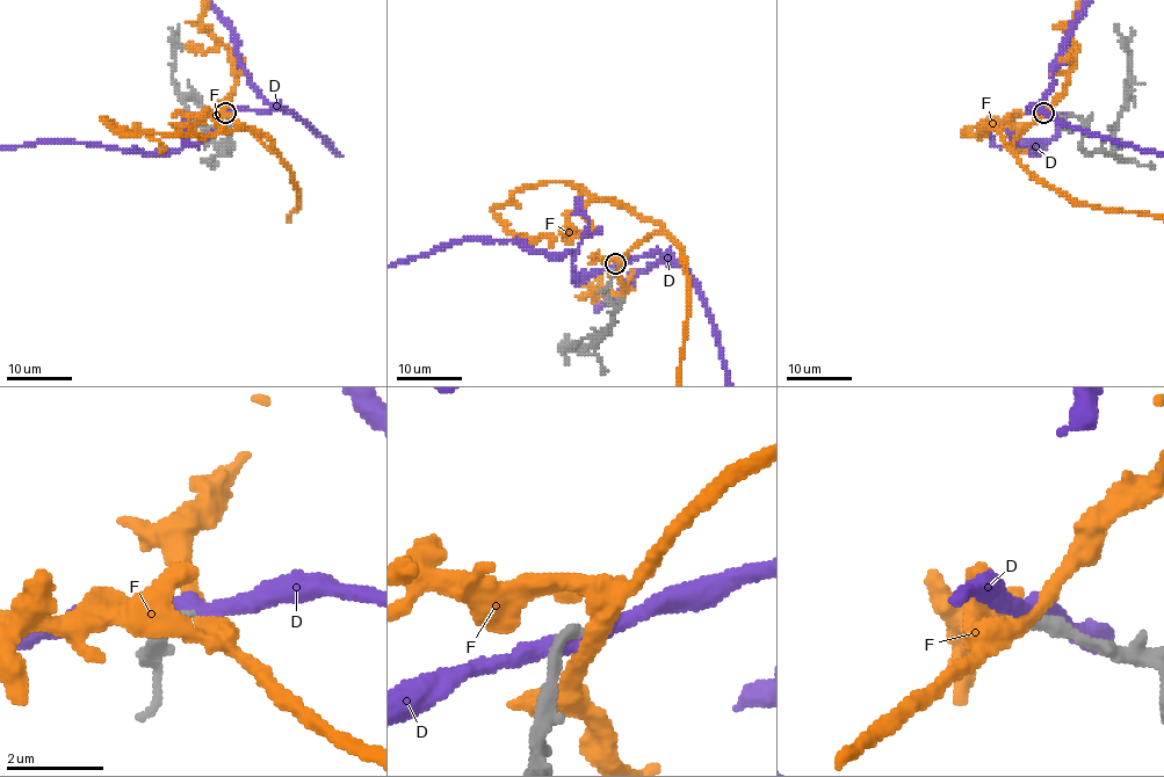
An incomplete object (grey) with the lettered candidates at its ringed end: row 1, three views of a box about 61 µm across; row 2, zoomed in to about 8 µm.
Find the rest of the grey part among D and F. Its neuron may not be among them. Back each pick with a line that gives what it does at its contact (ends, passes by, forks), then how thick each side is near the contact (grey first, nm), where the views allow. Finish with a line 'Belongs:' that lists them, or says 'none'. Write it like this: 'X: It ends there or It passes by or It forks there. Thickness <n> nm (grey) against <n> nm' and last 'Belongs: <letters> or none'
Belongs: none

